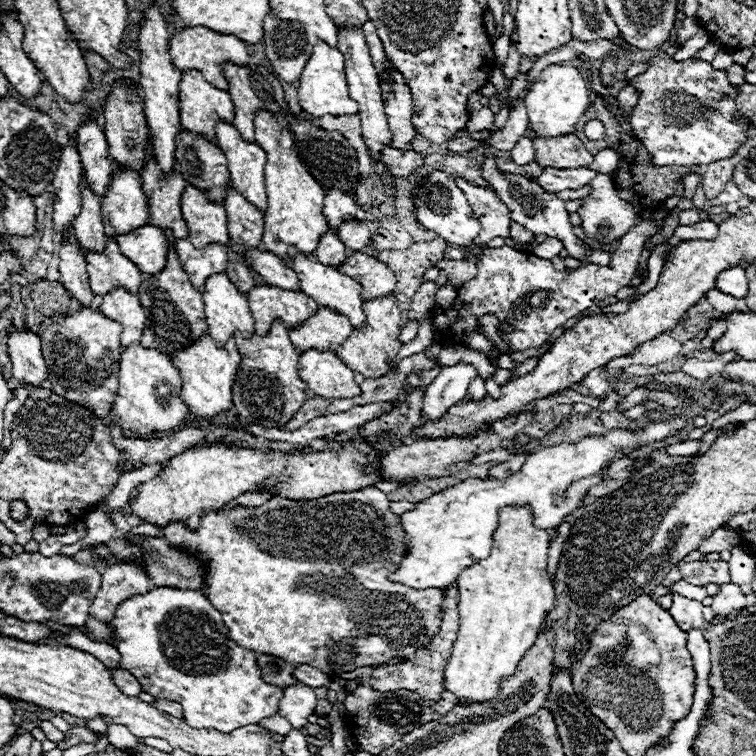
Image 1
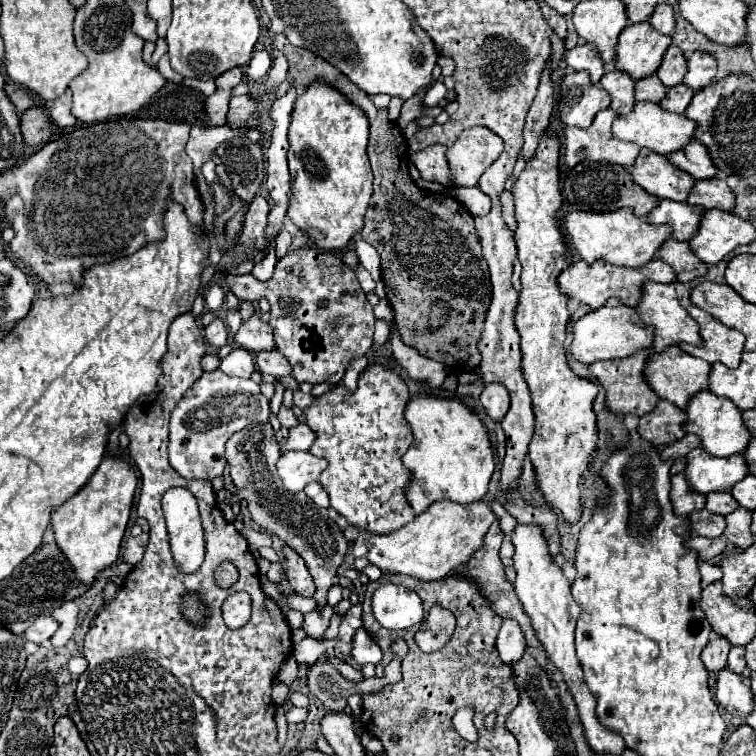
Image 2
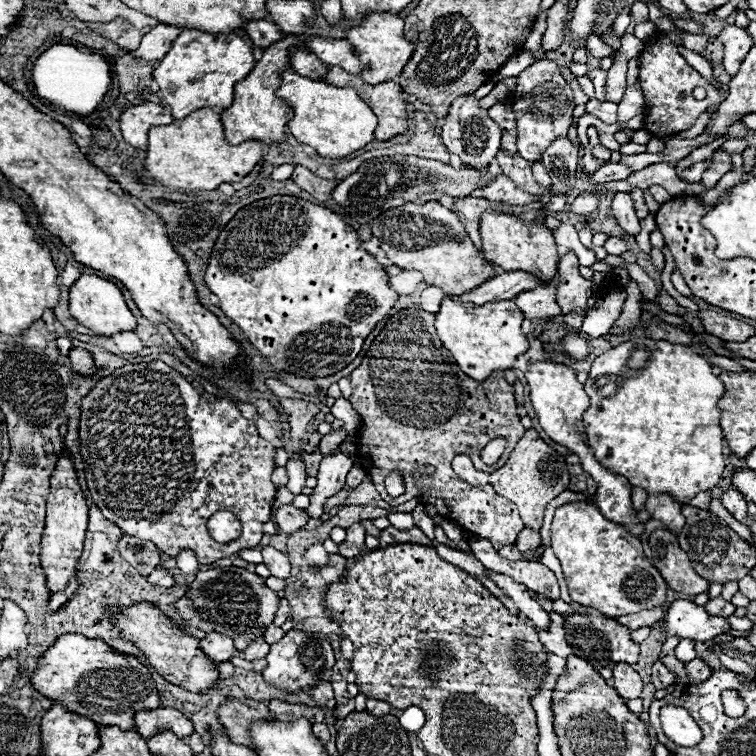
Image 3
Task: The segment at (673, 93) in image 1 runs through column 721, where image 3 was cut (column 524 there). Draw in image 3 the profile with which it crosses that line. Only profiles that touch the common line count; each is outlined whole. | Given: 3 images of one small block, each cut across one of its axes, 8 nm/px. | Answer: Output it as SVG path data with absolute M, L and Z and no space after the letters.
M538 60L530 64L520 76L516 76L516 90L512 102L518 124L518 154L528 162L542 160L542 152L560 136L568 134L572 126L572 112L576 108L574 94L568 82L560 76L558 66L552 60Z

